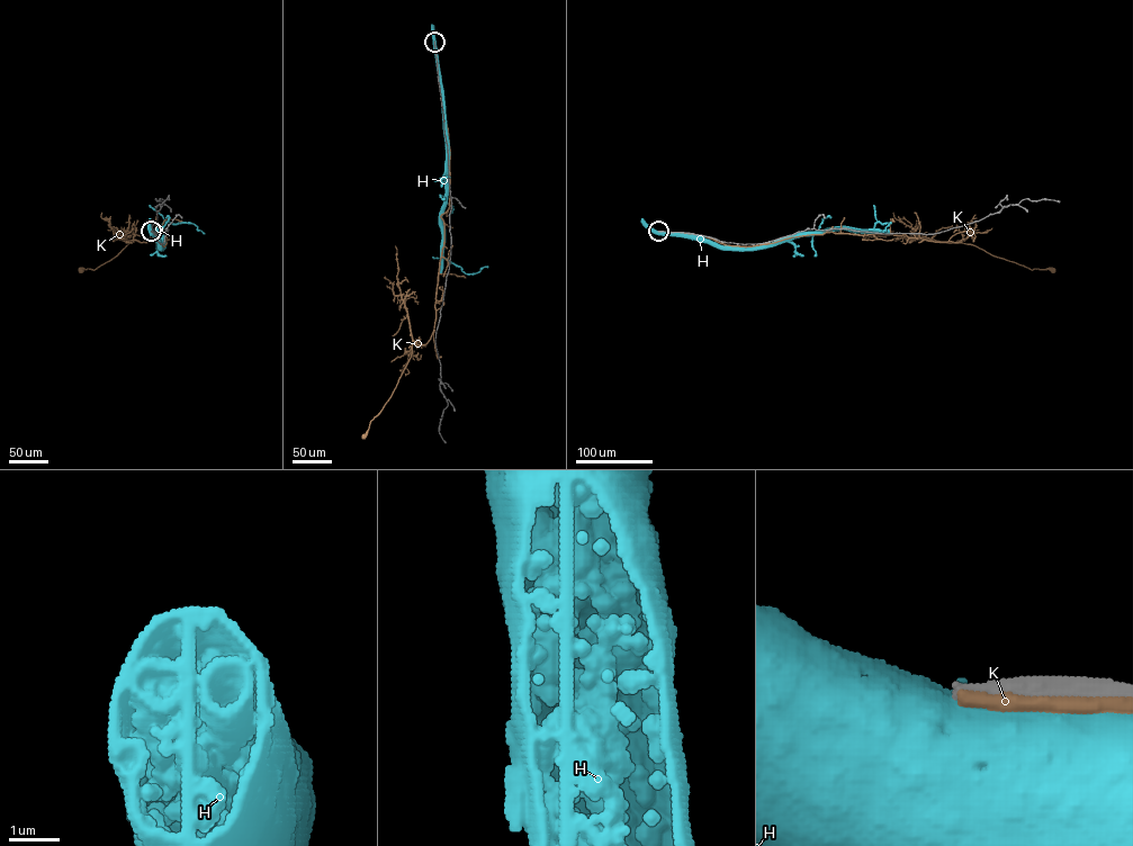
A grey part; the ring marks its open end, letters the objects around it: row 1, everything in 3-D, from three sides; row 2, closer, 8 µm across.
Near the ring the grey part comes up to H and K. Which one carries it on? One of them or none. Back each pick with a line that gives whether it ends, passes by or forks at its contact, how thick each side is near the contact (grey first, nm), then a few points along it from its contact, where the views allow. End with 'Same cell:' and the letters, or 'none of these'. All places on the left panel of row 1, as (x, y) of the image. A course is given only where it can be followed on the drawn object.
Same cell: none of these

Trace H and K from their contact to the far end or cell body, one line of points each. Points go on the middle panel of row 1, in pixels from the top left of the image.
H: (434, 43), (444, 113), (443, 233)
K: (434, 43), (450, 155), (433, 331), (425, 343), (413, 342), (392, 396), (363, 437)

